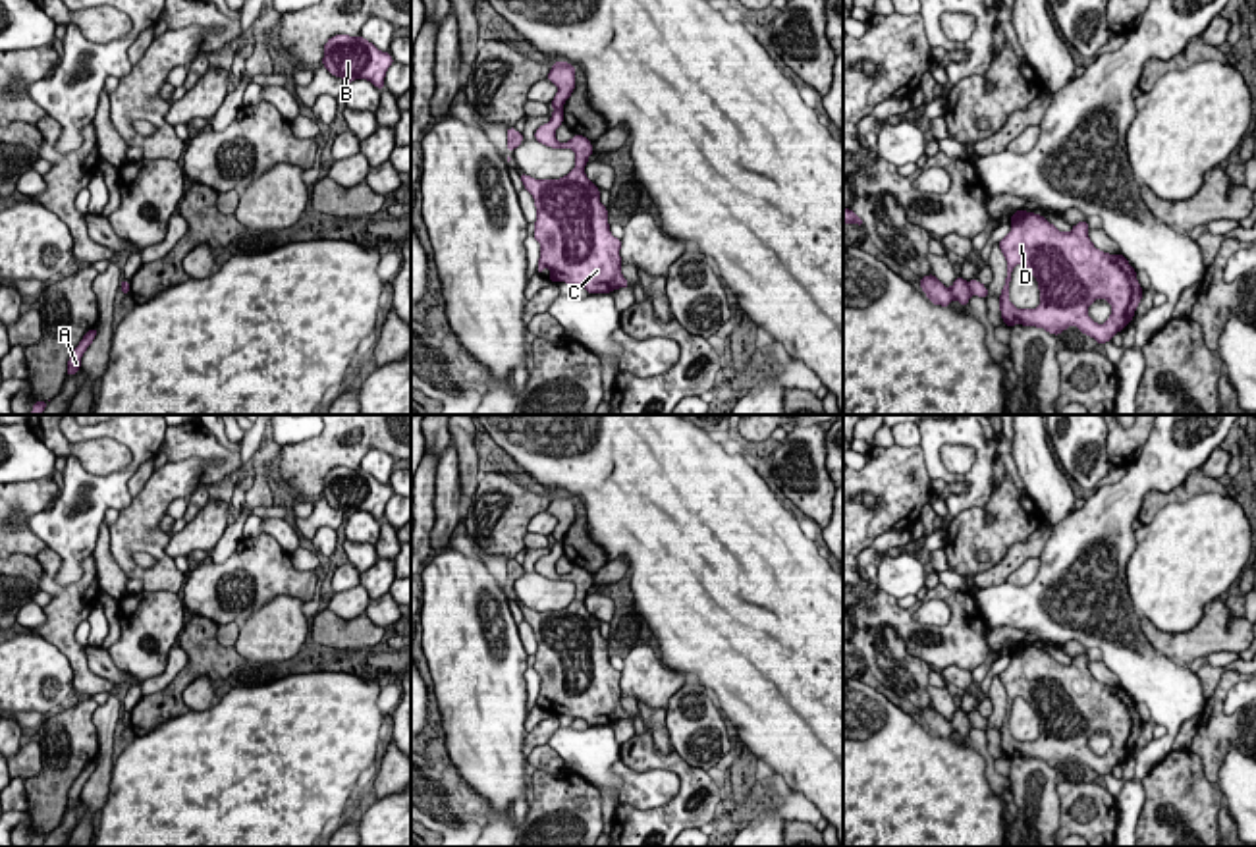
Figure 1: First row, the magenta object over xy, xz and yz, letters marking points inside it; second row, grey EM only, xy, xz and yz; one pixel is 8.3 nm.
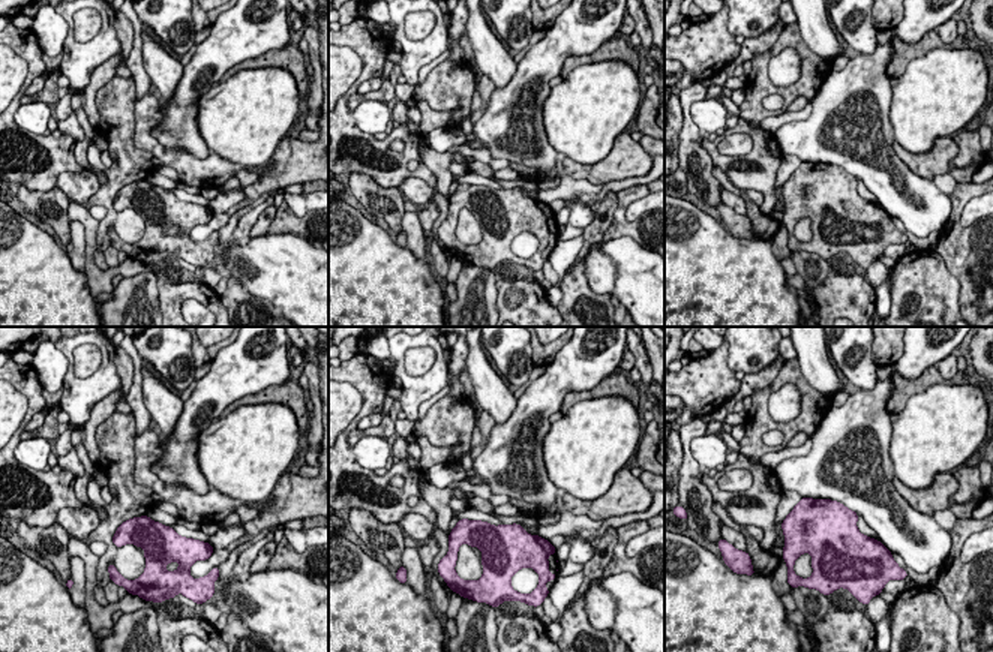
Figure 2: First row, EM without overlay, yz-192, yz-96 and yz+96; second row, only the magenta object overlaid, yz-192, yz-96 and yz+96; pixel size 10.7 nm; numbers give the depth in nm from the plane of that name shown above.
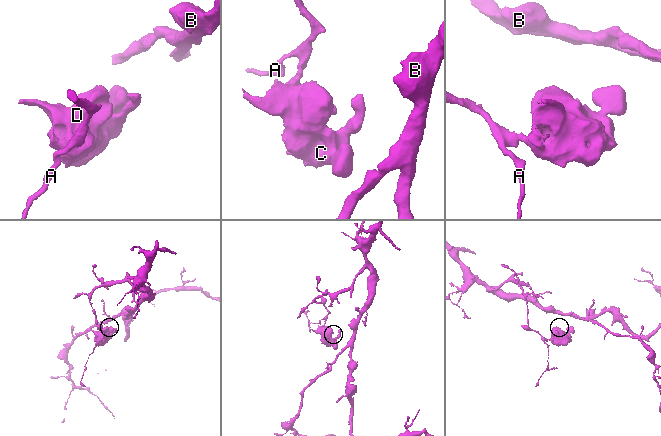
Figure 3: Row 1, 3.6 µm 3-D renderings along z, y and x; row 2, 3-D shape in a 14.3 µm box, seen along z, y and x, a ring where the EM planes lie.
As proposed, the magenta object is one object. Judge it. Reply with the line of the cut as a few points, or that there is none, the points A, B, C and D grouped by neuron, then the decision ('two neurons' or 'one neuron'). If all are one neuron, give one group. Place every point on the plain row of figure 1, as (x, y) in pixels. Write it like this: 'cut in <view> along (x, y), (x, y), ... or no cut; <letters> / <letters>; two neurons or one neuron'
cut in yz along (967, 714), (971, 726); A B / C D; two neurons

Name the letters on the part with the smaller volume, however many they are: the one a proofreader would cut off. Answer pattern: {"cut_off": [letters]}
{"cut_off": ["C", "D"]}

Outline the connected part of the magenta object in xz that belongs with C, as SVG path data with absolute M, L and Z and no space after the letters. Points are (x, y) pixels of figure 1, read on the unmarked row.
M554 542L550 554L534 563L534 571L552 581L571 581L575 600L548 614L521 604L521 614L536 639L532 666L540 675L536 704L544 706L548 698L550 714L583 718L588 727L629 720L621 706L621 671L612 668L600 621L585 606L588 588L594 585L592 575L583 567L560 575L556 561L561 556L563 544Z

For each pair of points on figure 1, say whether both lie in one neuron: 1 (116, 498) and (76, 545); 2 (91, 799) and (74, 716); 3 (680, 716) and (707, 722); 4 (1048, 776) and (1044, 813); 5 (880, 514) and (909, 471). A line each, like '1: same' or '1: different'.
1: same
2: different
3: same
4: same
5: same

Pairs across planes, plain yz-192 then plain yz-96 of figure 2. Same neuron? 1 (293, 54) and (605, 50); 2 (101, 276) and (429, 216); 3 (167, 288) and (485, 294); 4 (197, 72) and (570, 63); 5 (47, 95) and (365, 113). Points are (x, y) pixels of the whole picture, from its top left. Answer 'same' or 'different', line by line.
1: same
2: same
3: different
4: different
5: different

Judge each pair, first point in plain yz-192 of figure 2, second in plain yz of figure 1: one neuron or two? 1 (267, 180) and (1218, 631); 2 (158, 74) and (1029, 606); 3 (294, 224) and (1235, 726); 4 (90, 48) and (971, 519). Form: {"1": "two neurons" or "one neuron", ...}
{"1": "one neuron", "2": "two neurons", "3": "one neuron", "4": "two neurons"}

